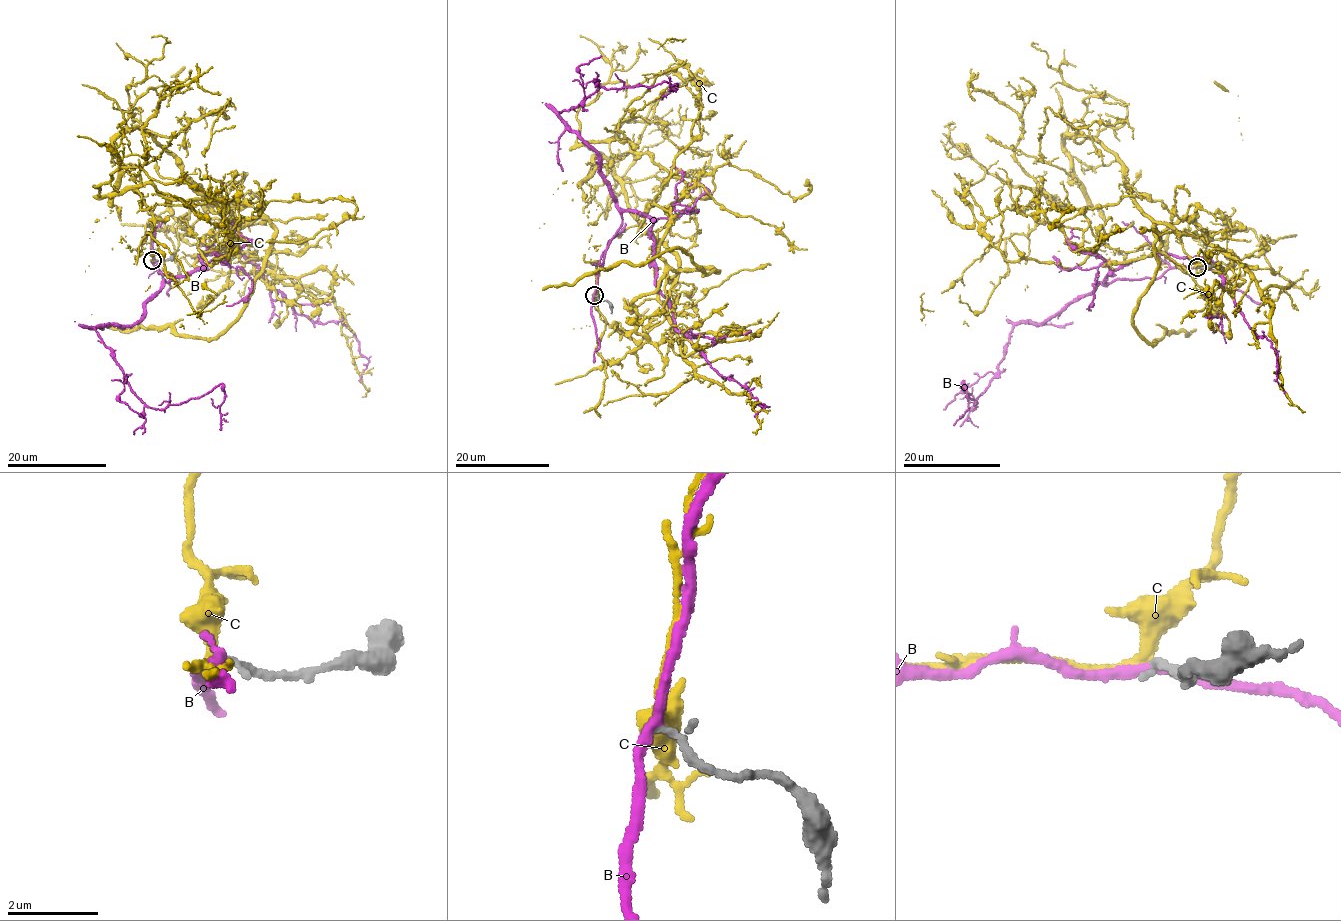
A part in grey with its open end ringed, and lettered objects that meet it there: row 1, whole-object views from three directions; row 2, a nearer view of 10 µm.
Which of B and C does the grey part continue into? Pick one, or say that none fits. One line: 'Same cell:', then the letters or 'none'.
Same cell: B

